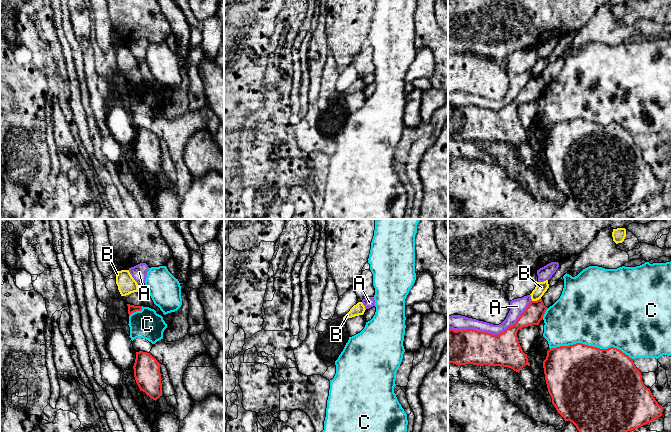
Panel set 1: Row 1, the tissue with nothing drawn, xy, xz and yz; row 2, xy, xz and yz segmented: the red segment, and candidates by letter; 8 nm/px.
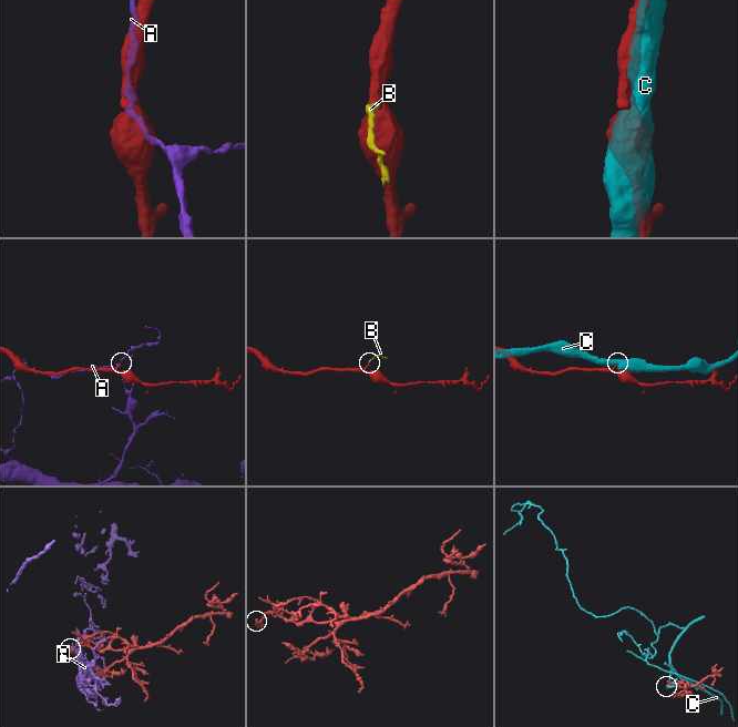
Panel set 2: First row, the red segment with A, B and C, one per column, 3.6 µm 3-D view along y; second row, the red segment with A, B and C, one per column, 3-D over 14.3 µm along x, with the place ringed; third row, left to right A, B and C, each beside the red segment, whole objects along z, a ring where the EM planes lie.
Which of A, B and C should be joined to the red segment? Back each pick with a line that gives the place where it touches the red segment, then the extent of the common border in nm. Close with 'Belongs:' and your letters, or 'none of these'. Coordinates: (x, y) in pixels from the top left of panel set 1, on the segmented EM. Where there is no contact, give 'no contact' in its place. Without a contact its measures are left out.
Belongs: none of these

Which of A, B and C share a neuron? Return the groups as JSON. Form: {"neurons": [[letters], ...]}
{"neurons": [["A"], ["B"], ["C"]]}

